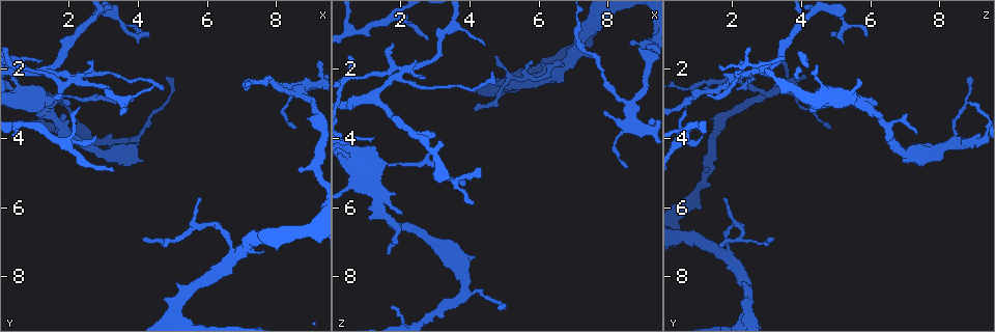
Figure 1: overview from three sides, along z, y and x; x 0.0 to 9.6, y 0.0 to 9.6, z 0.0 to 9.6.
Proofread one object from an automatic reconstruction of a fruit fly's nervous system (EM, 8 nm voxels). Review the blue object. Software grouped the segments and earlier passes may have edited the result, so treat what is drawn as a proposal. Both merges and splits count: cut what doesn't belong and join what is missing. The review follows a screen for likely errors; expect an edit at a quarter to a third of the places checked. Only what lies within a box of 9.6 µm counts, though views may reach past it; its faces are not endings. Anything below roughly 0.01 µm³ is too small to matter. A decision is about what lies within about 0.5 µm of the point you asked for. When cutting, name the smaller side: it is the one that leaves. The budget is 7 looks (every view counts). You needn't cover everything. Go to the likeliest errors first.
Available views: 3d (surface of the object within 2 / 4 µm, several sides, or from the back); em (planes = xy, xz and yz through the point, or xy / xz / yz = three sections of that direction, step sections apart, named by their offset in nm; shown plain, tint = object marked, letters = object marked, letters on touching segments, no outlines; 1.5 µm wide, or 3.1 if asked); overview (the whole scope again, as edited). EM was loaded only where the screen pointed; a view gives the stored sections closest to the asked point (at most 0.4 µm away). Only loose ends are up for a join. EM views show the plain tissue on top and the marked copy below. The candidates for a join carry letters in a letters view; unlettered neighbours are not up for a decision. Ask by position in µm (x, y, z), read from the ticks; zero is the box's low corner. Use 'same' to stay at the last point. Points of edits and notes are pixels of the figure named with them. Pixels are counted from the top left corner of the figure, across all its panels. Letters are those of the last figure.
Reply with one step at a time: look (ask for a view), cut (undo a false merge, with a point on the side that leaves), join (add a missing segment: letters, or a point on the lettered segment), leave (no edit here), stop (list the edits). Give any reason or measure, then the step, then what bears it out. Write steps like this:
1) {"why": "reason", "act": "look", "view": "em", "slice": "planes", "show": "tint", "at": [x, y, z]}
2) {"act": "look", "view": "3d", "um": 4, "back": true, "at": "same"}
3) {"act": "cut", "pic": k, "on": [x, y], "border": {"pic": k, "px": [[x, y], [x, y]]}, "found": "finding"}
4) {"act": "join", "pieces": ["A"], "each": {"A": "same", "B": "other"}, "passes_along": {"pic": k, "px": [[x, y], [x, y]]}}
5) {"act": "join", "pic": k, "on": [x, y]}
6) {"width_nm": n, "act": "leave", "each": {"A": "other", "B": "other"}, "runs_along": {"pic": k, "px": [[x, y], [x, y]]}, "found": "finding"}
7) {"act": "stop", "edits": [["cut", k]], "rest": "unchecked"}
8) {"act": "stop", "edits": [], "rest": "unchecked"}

{"act": "look", "view": "3d", "um": 2, "back": true, "at": [7.85, 2.45, 3.20]}

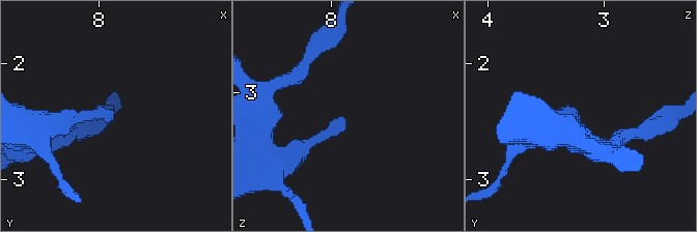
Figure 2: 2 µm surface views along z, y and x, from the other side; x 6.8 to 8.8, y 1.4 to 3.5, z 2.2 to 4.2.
{"why": "now the EM", "act": "look", "view": "em", "slice": "planes", "show": "letters", "at": [7.88, 2.46, 3.20]}

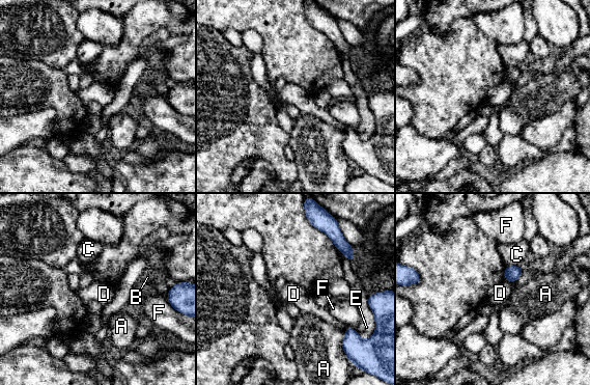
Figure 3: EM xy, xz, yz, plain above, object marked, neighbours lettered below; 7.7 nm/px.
{"longest_contact_nm": ["A", 180], "act": "leave", "each": {"A": "other", "B": "other", "C": "other", "D": "other", "E": "other", "F": "other"}, "border": {"pic": 3, "px": [[504, 278], [511, 283]]}, "found": "none of them fits"}

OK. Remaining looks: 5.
{"why": "free end", "act": "look", "view": "3d", "um": 2, "at": [3.85, 2.80, 5.30]}

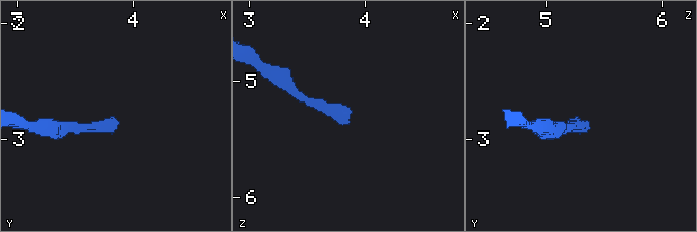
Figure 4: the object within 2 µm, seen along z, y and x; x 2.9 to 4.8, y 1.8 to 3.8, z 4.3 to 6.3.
{"act": "look", "view": "em", "slice": "planes", "show": "letters", "at": [3.86, 2.84, 5.30]}

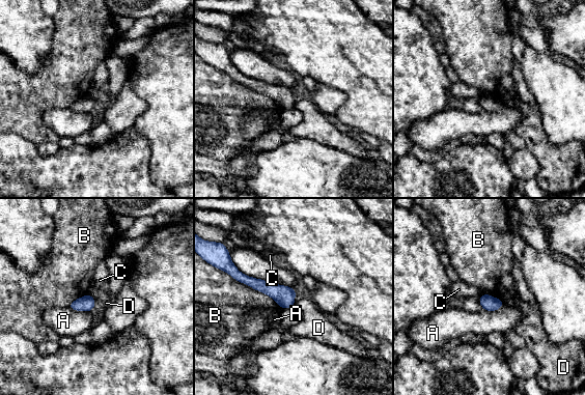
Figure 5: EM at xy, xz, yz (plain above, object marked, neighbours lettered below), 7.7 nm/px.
{"width_nm": 120, "act": "leave", "each": {"A": "other", "B": "other", "C": "other", "D": "other"}, "found": "no lettered segment goes on from it"}

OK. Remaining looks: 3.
{"why": "sudden change in width", "act": "look", "view": "em", "slice": "planes", "show": "tint", "at": [1.35, 2.85, 5.60]}

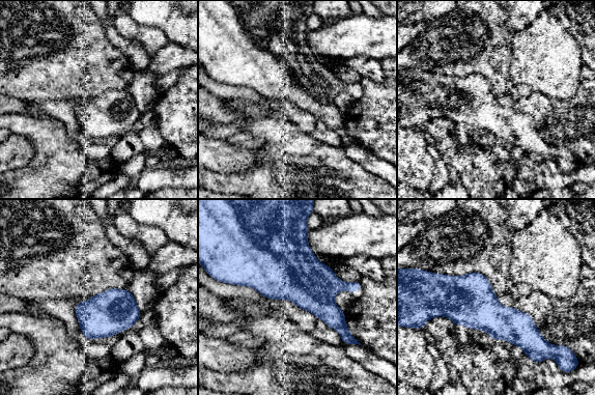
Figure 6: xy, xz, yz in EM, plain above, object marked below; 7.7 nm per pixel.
{"act": "look", "view": "em", "slice": "planes", "show": "letters", "at": "same"}

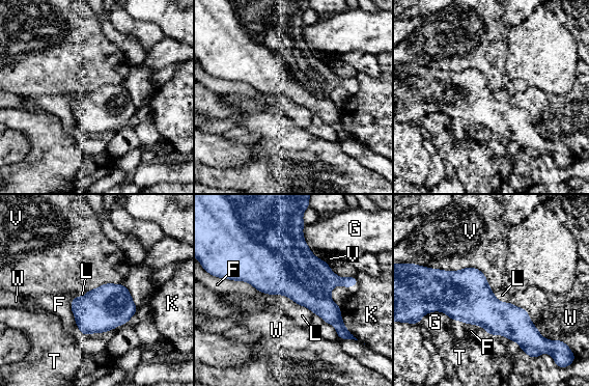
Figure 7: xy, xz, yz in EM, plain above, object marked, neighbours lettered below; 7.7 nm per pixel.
{"act": "leave", "each": {"F": "other", "G": "other", "K": "other", "L": "other", "T": "other", "V": "other", "W": "other"}, "border": {"pic": 7, "px": [[416, 264], [475, 267], [492, 288]]}, "found": "all the same neuron"}

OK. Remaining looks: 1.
{"act": "stop", "edits": [], "rest": "unchecked"}

